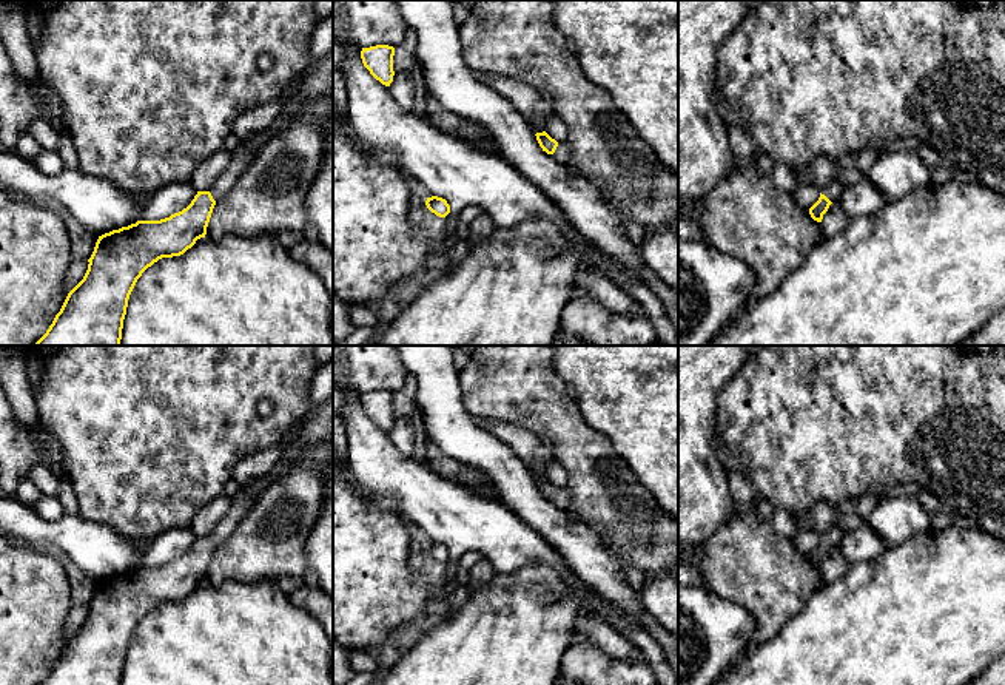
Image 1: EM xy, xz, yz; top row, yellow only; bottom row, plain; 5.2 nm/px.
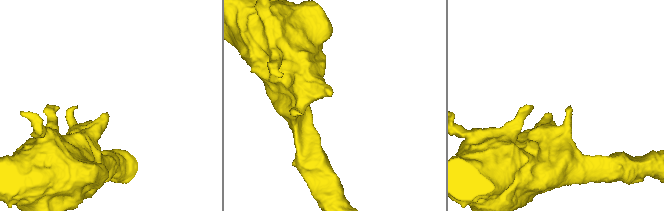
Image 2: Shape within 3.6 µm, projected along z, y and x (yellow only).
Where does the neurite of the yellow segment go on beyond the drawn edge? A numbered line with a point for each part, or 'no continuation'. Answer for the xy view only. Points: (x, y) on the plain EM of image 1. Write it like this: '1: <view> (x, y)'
1: xy (244, 500)

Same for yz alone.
1: yz (831, 536)

